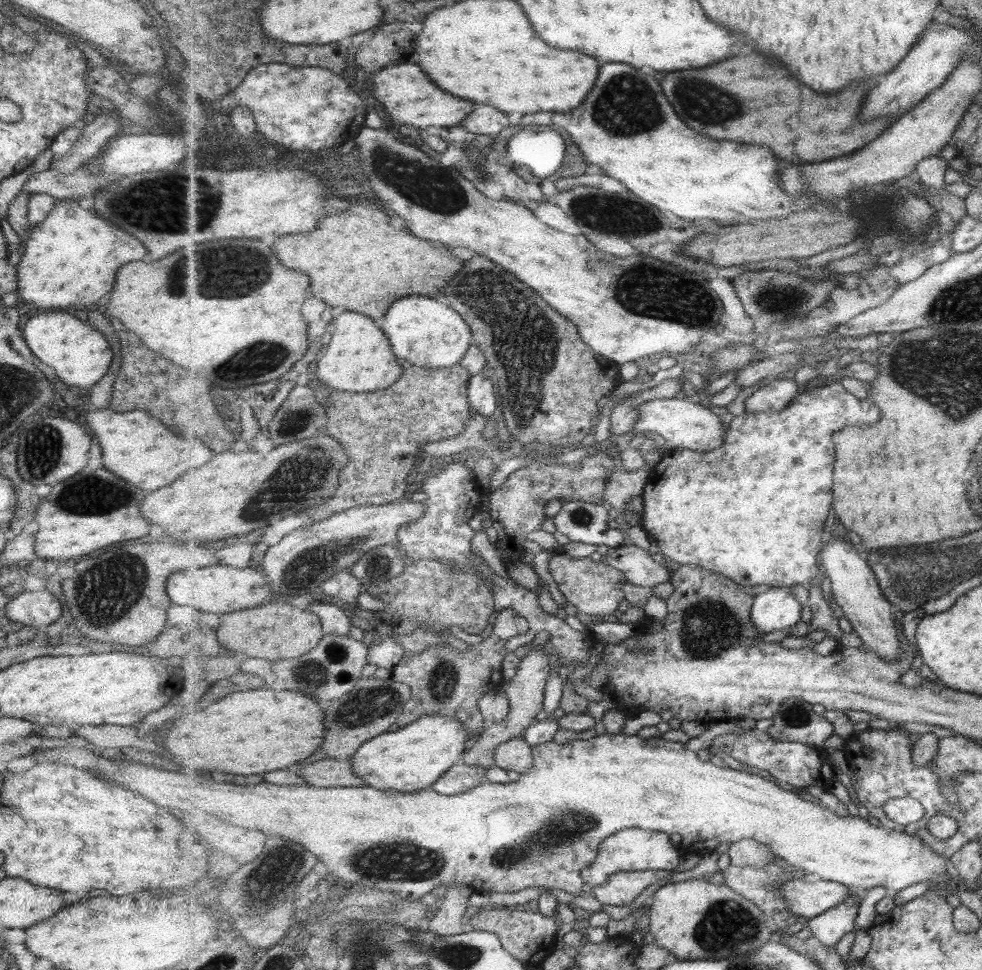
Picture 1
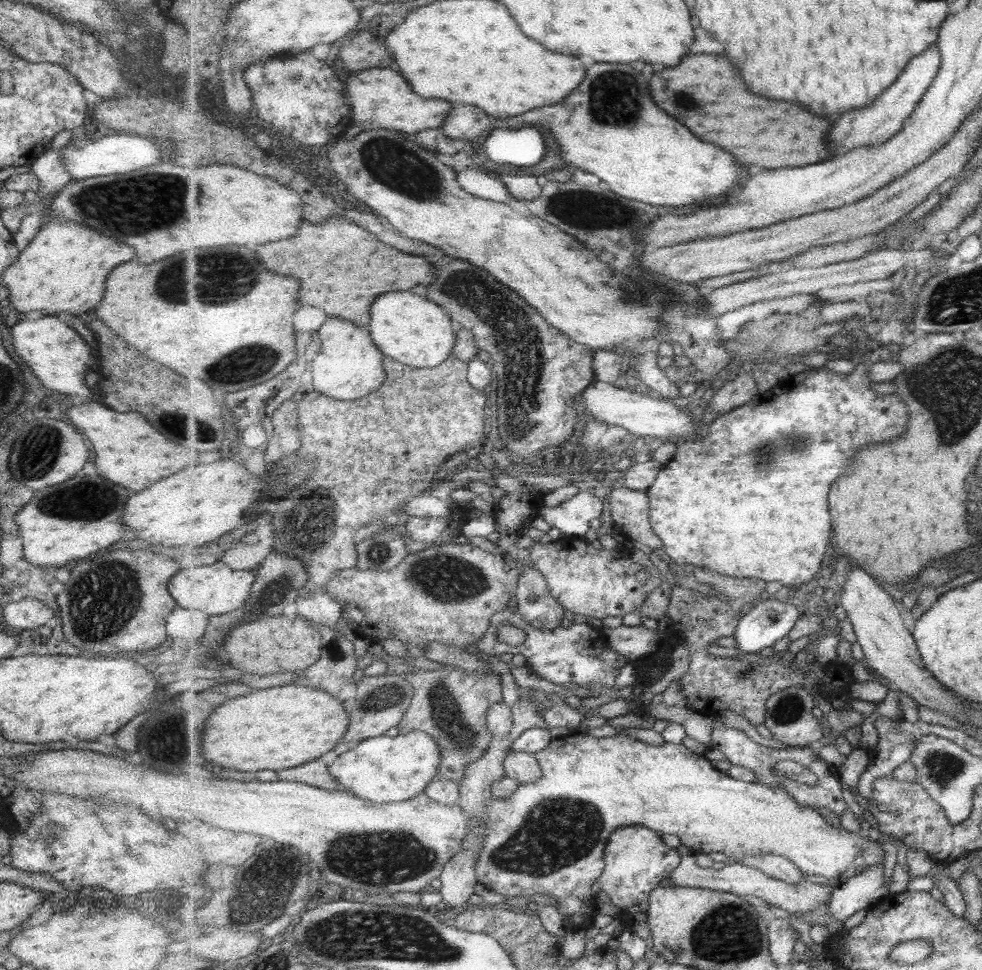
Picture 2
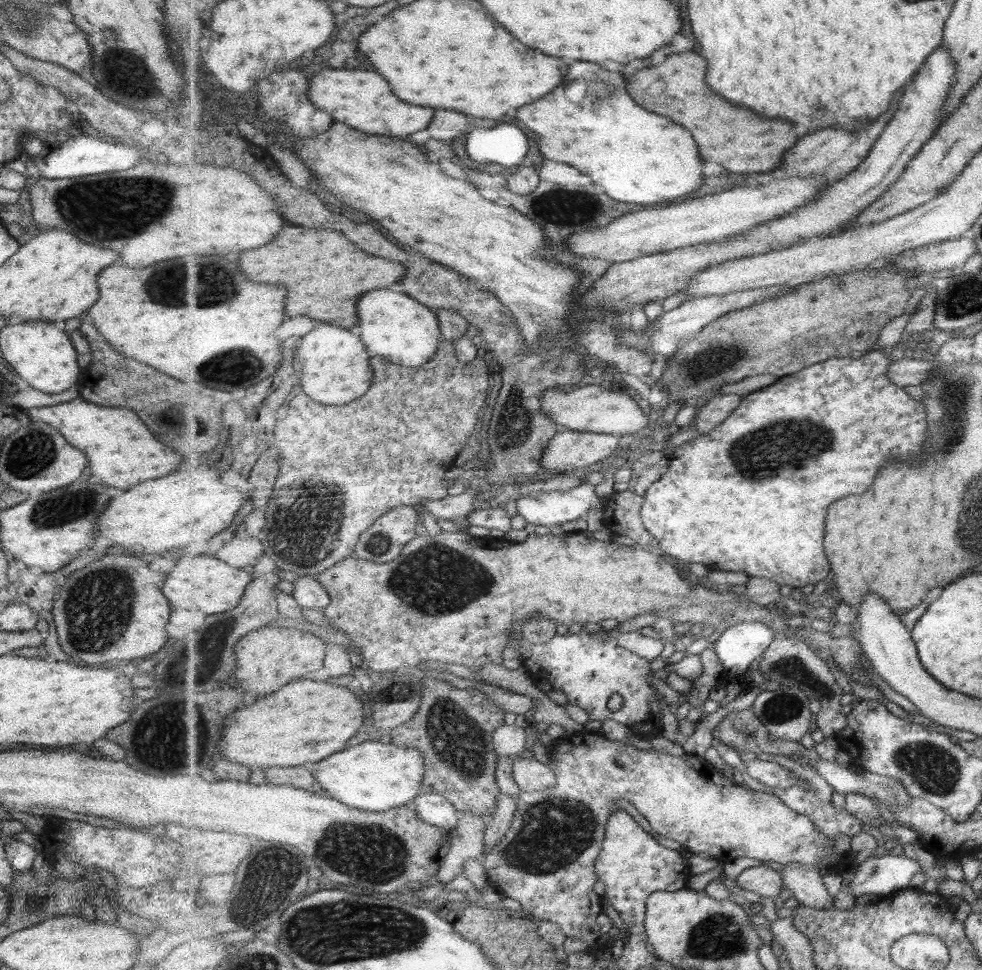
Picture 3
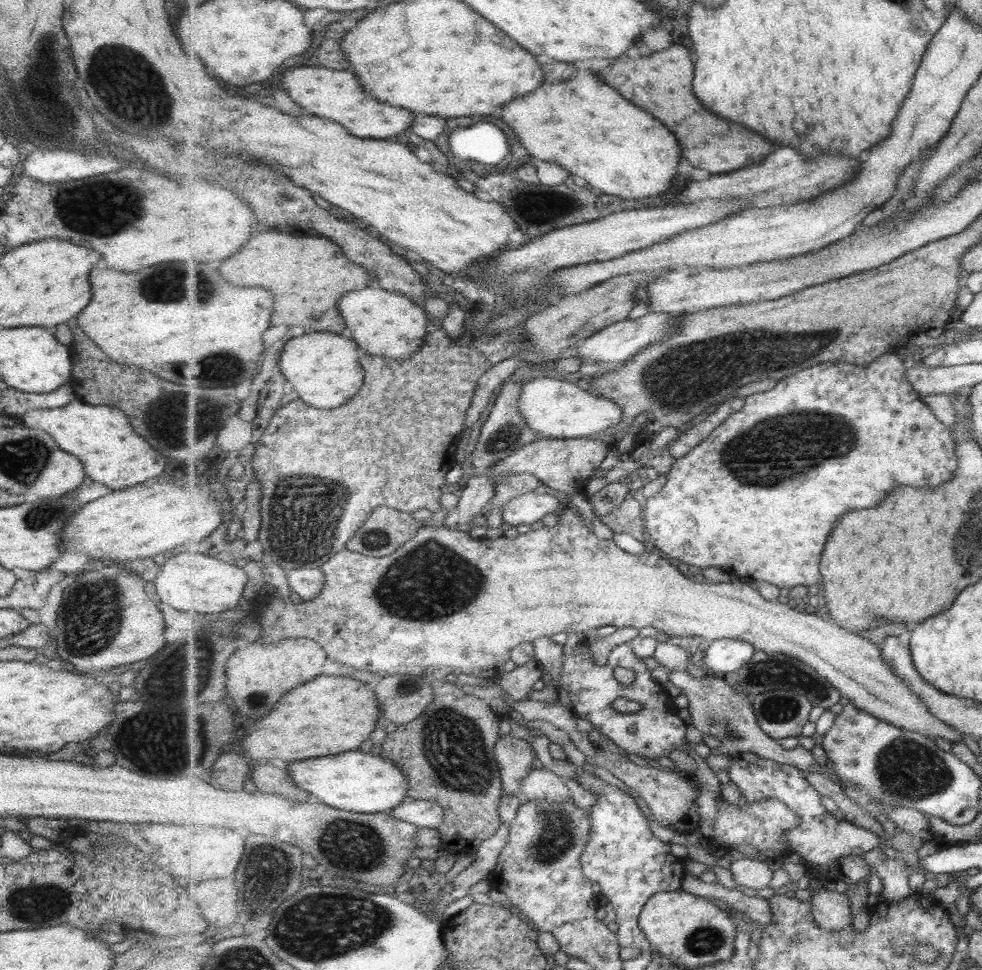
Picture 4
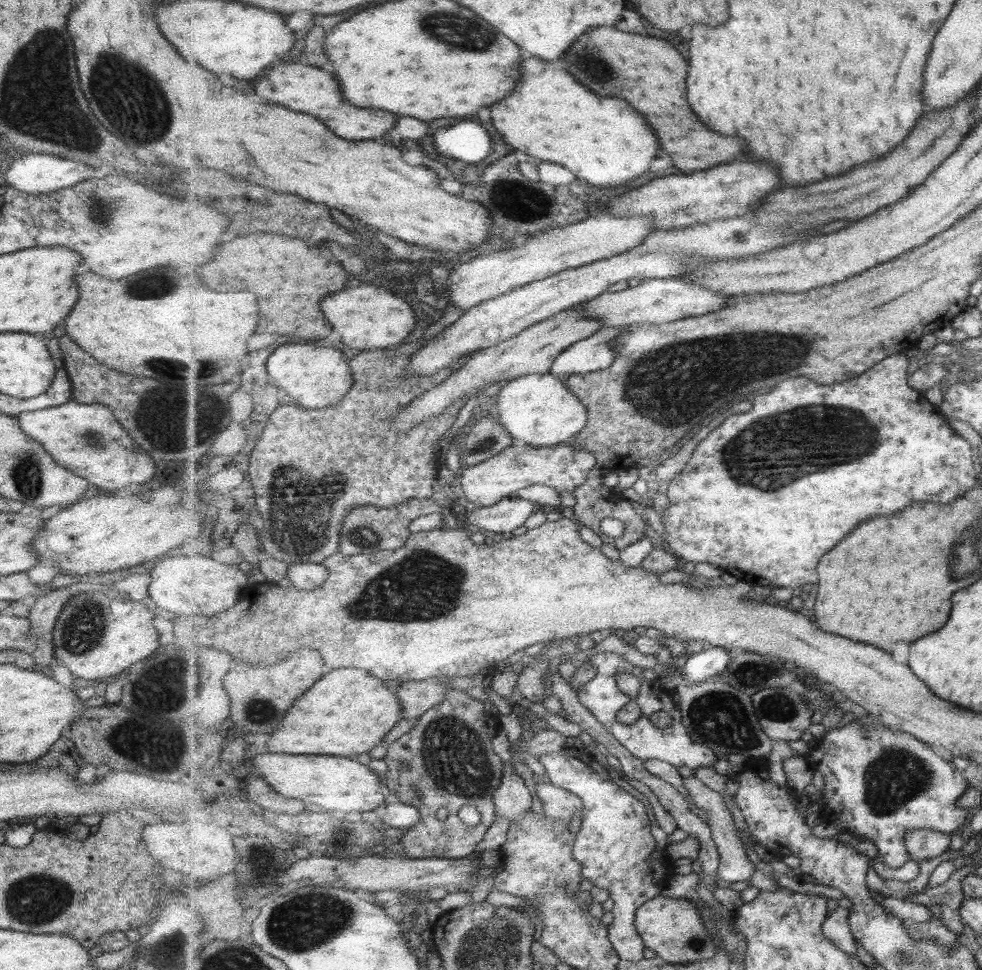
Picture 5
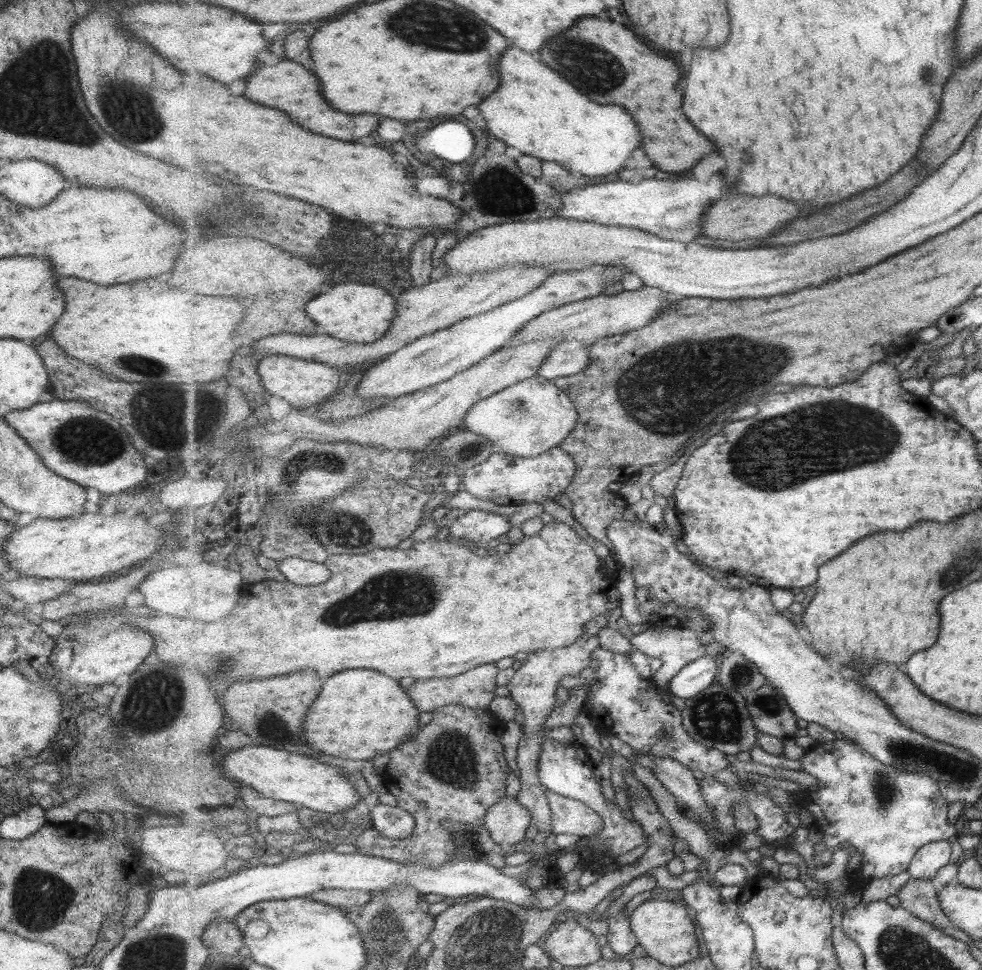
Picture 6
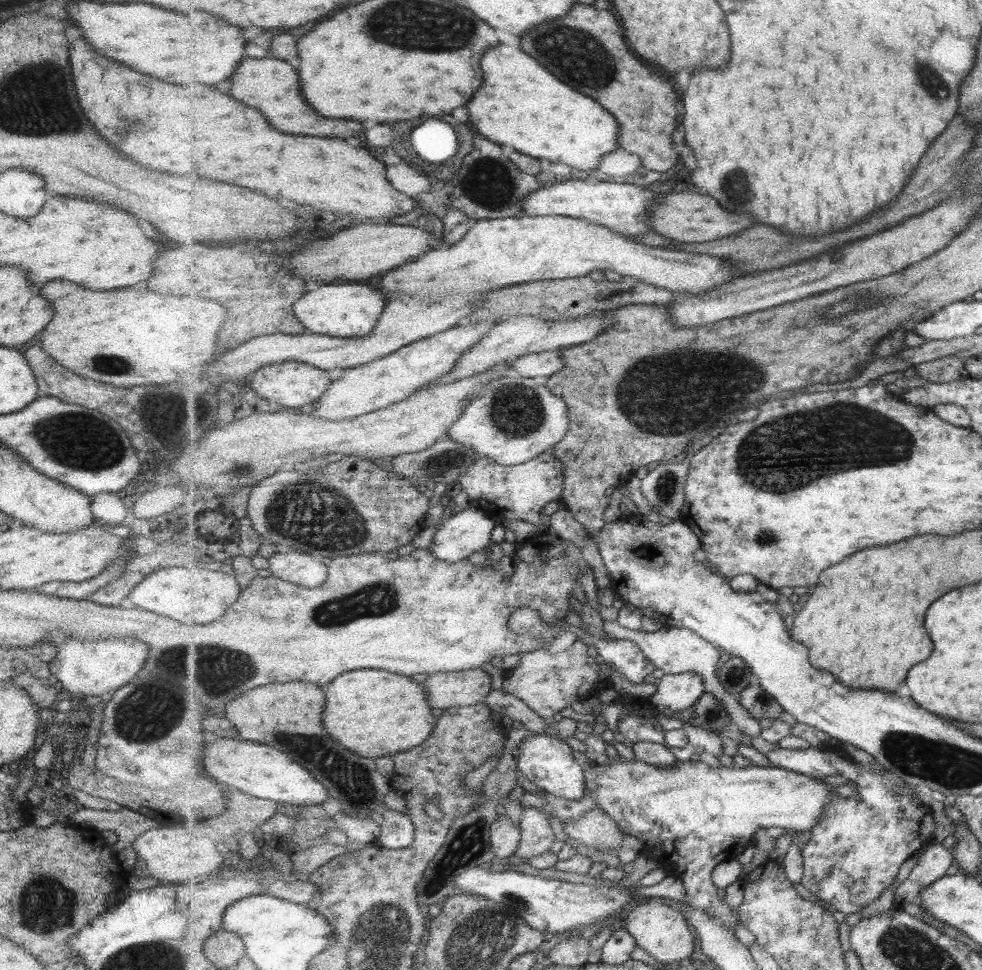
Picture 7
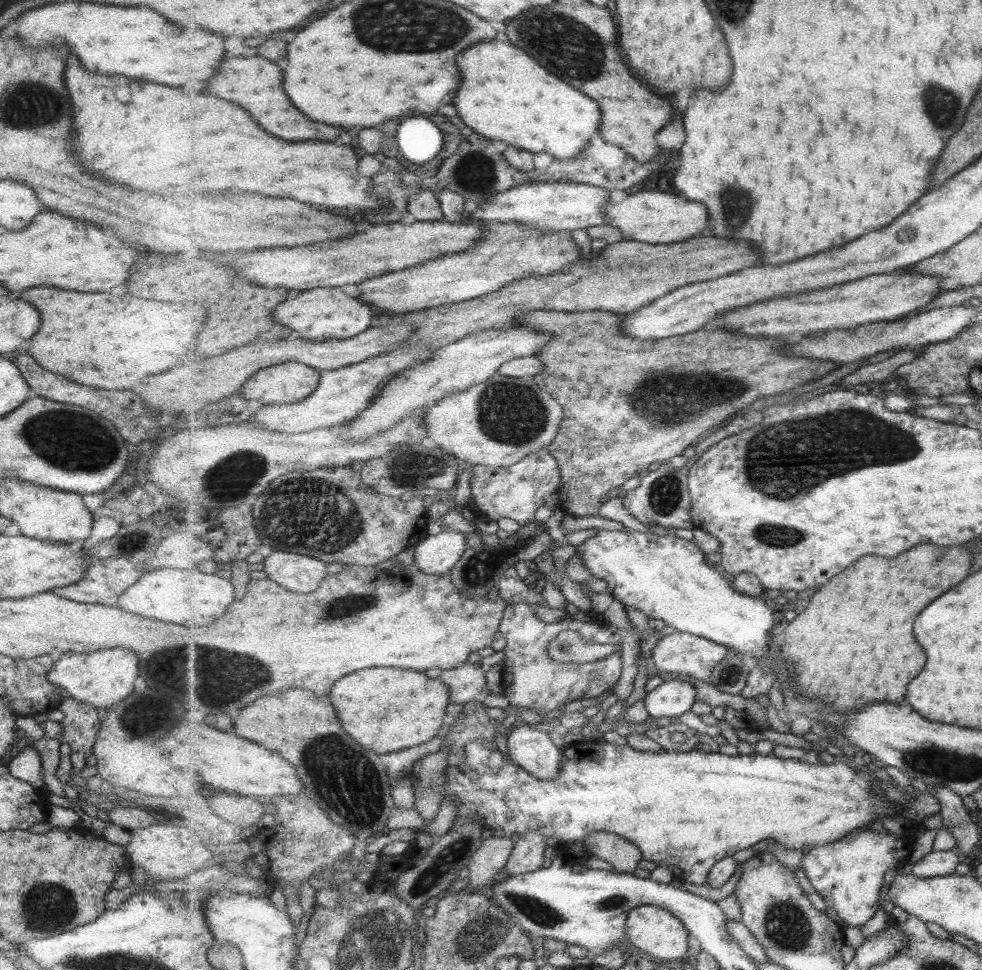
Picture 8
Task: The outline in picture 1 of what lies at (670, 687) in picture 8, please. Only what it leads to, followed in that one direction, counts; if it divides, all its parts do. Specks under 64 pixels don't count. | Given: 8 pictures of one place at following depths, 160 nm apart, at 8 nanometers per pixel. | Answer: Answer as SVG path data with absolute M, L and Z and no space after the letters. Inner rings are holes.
M789 586L771 587L755 596L752 621L761 632L769 634L795 626L801 620L802 610L803 605Z

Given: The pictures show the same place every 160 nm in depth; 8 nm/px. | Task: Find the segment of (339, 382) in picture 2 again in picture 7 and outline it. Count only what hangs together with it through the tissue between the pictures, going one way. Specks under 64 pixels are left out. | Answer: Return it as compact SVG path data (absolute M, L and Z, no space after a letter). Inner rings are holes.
M296 361L263 366L248 381L253 391L261 394L262 398L277 400L280 405L291 410L298 410L300 406L305 406L309 402L315 404L324 397L329 386L332 385L331 374L327 370Z

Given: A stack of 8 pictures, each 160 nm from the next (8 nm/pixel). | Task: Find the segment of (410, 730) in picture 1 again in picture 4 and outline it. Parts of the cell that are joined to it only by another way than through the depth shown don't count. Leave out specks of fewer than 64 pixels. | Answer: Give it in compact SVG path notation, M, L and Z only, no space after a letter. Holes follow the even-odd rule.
M353 750L331 757L300 760L286 766L297 786L308 790L316 801L341 810L385 813L408 800L407 773L382 753L374 756L371 752Z

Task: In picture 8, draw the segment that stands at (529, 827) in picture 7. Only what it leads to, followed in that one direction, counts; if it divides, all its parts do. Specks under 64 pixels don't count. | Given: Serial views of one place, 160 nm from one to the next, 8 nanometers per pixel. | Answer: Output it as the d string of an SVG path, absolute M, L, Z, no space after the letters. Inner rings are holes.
M543 829L521 834L505 868L508 876L513 877L540 870L545 862L543 854L547 847L547 837Z

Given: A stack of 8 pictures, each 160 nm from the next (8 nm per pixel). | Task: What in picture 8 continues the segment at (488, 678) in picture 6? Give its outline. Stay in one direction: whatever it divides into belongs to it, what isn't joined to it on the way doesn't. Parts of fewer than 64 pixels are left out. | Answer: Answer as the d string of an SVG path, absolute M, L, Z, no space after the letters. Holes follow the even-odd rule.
M467 662L457 668L442 671L439 680L451 689L451 703L465 705L482 698L486 693L488 678L485 669L476 663Z

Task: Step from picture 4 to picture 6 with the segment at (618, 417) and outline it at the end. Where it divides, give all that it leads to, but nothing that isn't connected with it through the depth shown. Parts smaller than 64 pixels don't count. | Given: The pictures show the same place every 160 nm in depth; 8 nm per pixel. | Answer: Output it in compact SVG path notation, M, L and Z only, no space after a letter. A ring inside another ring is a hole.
M537 375L477 402L464 417L463 428L491 441L497 451L534 457L560 447L579 421L573 400L552 380Z

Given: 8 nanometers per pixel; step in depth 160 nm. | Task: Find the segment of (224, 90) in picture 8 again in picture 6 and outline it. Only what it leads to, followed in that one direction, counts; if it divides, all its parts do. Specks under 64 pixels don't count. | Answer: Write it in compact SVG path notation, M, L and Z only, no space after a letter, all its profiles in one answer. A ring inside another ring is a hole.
M291 60L279 62L277 66L265 64L259 70L255 70L247 78L245 96L265 106L273 106L277 110L285 110L287 114L293 114L295 122L301 122L301 126L309 130L317 130L317 134L329 134L331 138L341 138L349 142L371 134L381 122L381 118L375 114L345 114L345 112L337 112L335 108L331 108L327 100L321 96L321 84L317 76L305 66L291 62Z

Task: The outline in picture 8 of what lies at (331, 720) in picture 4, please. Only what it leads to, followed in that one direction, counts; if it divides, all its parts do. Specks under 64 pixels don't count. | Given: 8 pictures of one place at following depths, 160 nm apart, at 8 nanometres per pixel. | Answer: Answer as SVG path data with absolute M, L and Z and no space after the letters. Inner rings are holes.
M377 668L341 678L333 686L331 698L345 730L365 748L382 755L419 746L437 737L449 720L450 692L449 686L439 678L429 678L418 670Z

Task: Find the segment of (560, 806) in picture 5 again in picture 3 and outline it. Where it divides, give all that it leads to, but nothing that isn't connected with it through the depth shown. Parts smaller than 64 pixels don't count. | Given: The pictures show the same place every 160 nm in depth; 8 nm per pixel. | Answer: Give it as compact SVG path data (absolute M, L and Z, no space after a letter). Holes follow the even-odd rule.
M532 754L514 760L512 775L521 790L529 793L555 788L558 783L555 771L534 759Z

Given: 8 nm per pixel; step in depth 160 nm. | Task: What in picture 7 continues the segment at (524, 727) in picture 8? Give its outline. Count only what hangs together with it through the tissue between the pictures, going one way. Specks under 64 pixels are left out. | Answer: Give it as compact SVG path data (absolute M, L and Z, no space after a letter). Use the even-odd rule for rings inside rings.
M537 734L520 742L518 770L547 793L569 800L581 800L587 794L587 779L583 768L573 758L574 748L556 736Z

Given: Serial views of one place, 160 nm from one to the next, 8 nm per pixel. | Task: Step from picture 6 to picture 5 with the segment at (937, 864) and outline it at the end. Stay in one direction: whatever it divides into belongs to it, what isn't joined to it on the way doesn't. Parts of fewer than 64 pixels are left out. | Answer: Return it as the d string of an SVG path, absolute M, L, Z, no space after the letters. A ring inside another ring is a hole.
M912 828L904 839L910 857L917 862L931 860L955 848L954 835L930 828Z

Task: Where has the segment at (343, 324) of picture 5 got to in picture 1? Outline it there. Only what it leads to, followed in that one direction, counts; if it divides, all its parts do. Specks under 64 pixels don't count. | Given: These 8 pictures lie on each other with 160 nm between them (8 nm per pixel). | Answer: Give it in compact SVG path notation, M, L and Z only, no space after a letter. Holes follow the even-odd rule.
M409 296L396 300L380 325L392 342L393 352L399 360L408 361L425 369L444 369L461 364L474 336L468 322L453 307L438 298Z

